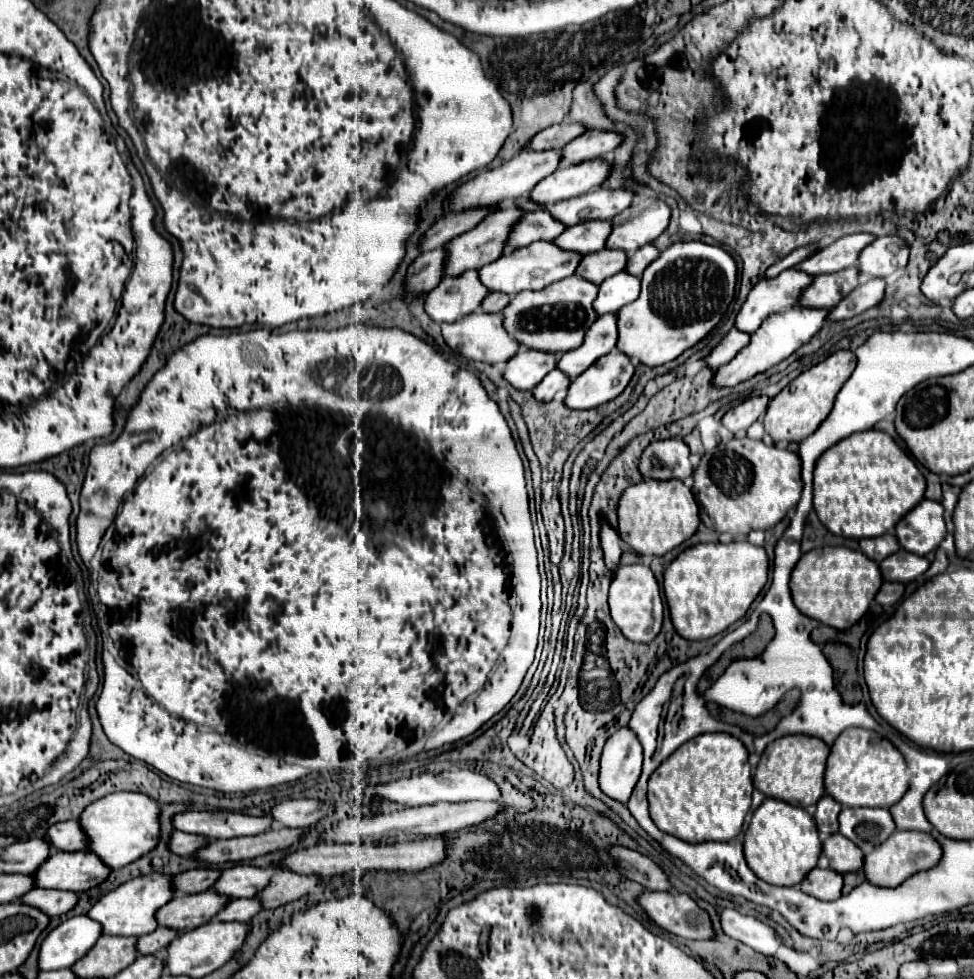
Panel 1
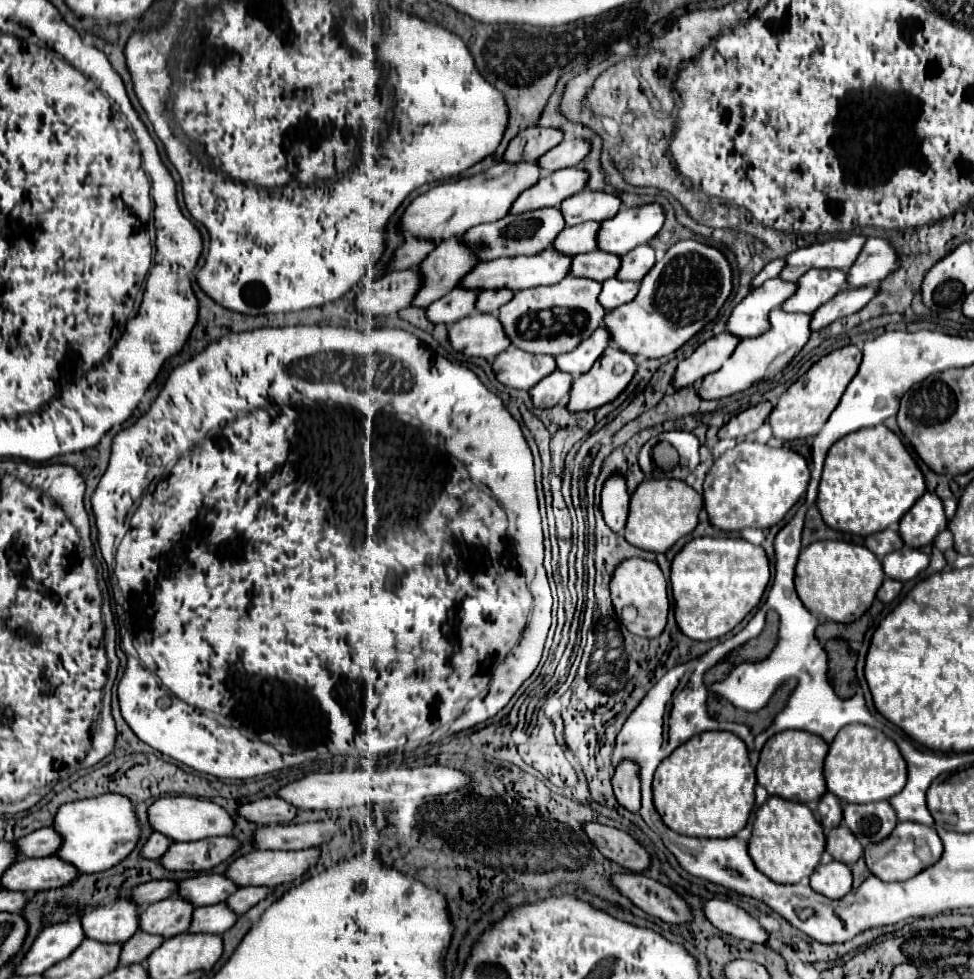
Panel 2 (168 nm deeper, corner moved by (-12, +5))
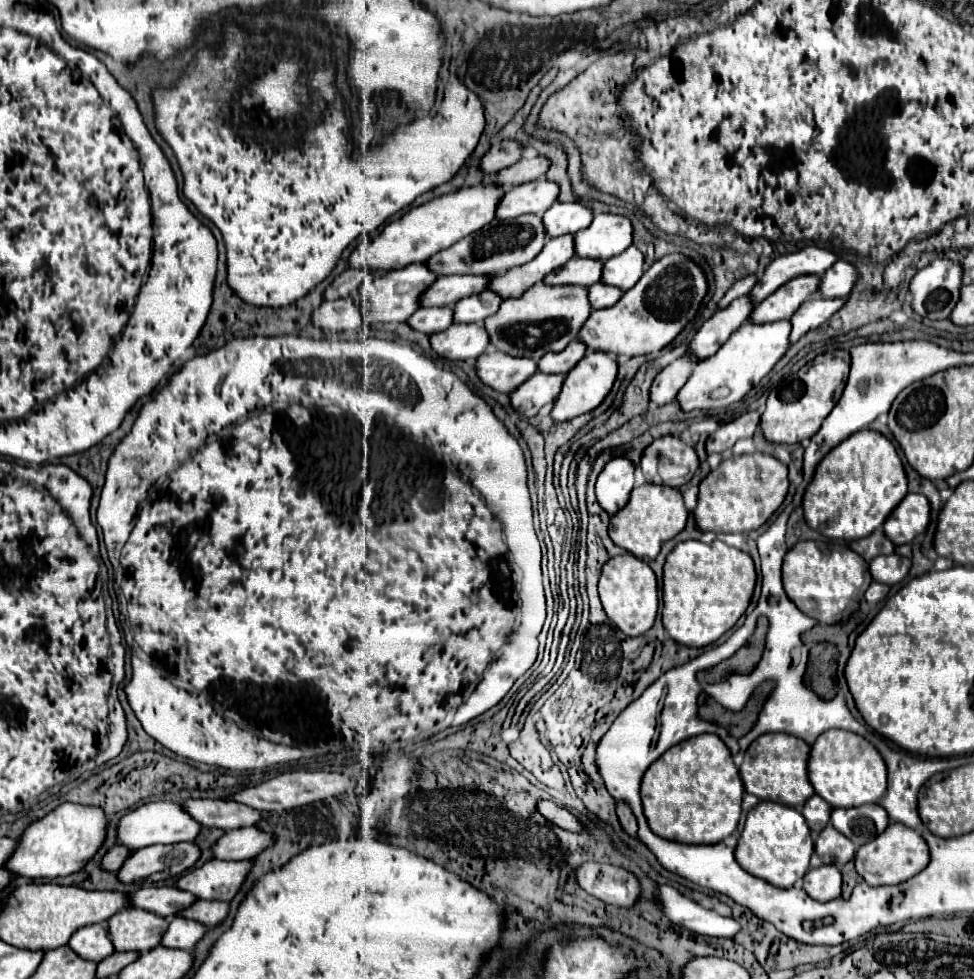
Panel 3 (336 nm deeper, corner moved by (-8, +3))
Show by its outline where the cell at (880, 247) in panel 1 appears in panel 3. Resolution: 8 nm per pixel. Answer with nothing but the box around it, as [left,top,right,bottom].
[821,260,859,298]

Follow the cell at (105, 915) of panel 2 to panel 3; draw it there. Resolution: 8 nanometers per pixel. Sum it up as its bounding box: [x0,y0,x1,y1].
[69,924,115,962]

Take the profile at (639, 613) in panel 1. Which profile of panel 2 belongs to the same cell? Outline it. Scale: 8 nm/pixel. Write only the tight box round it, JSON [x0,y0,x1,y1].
[609,558,669,638]

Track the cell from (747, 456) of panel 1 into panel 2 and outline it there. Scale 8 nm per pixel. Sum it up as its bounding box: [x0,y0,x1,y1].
[703,442,809,532]

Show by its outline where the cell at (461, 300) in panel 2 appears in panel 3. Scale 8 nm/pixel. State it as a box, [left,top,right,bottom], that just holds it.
[407,306,453,334]

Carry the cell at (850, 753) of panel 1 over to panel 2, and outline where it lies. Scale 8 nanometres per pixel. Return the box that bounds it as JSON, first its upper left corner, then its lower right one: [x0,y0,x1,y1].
[823,724,907,804]

